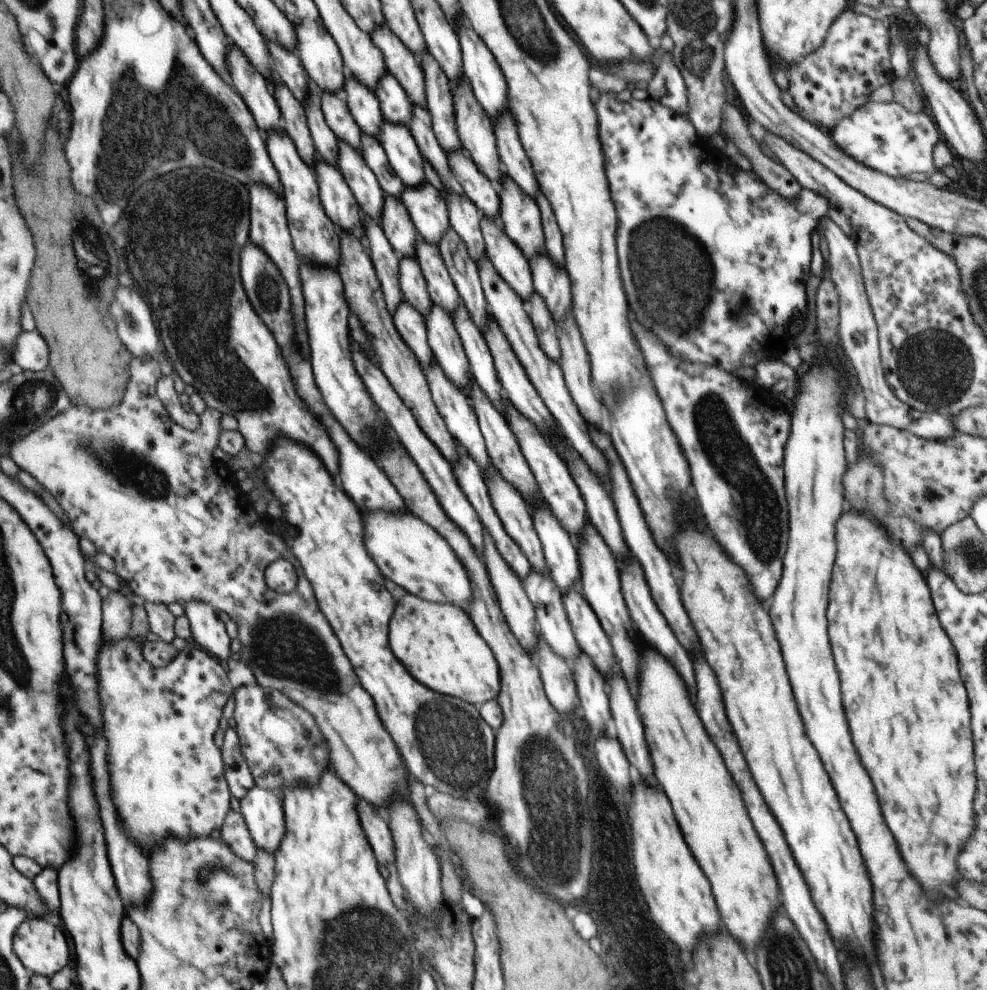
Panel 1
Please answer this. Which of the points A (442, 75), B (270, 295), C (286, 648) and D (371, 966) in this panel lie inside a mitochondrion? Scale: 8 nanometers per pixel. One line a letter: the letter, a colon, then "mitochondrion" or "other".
A: other
B: mitochondrion
C: mitochondrion
D: mitochondrion

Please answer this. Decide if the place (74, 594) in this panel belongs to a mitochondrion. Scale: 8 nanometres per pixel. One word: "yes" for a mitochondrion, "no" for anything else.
no

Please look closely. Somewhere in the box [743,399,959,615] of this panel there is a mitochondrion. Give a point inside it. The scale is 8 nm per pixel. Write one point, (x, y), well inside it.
(931, 495)

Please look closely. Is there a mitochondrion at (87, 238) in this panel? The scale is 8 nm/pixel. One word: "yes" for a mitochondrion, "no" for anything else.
yes

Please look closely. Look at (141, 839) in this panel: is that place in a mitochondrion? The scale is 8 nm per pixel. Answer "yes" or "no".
no

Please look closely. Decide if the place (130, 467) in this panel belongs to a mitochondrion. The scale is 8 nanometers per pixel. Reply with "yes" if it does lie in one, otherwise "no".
yes

